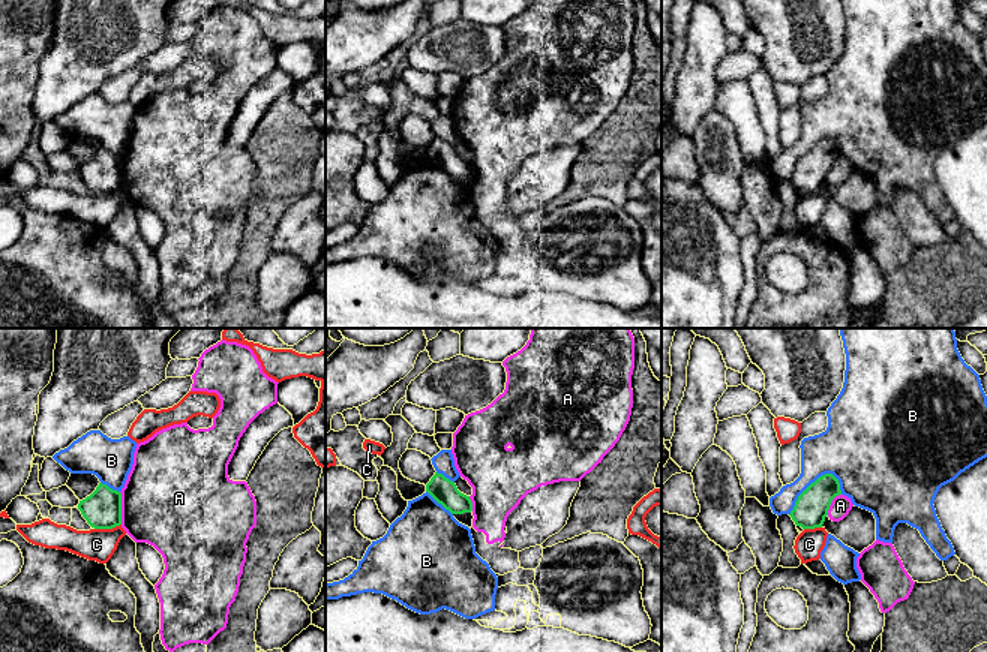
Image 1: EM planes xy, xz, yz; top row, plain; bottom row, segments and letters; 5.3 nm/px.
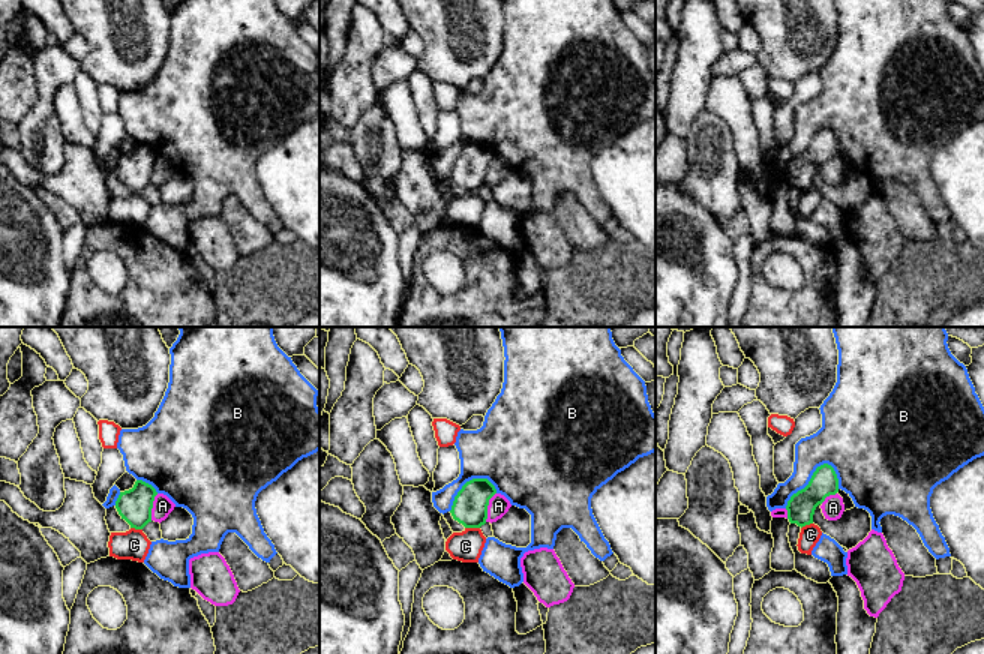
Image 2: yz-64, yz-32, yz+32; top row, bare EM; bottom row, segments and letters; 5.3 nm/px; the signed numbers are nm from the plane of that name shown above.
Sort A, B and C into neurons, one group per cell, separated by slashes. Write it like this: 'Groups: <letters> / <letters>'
Groups: A / B / C

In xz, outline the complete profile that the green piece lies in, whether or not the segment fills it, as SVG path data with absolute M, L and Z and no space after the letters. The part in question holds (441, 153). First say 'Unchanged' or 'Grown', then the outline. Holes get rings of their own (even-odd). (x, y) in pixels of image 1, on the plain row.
Unchanged. M435 136L426 148L426 156L452 178L464 178L472 175L470 160L460 157L453 145L442 138Z

